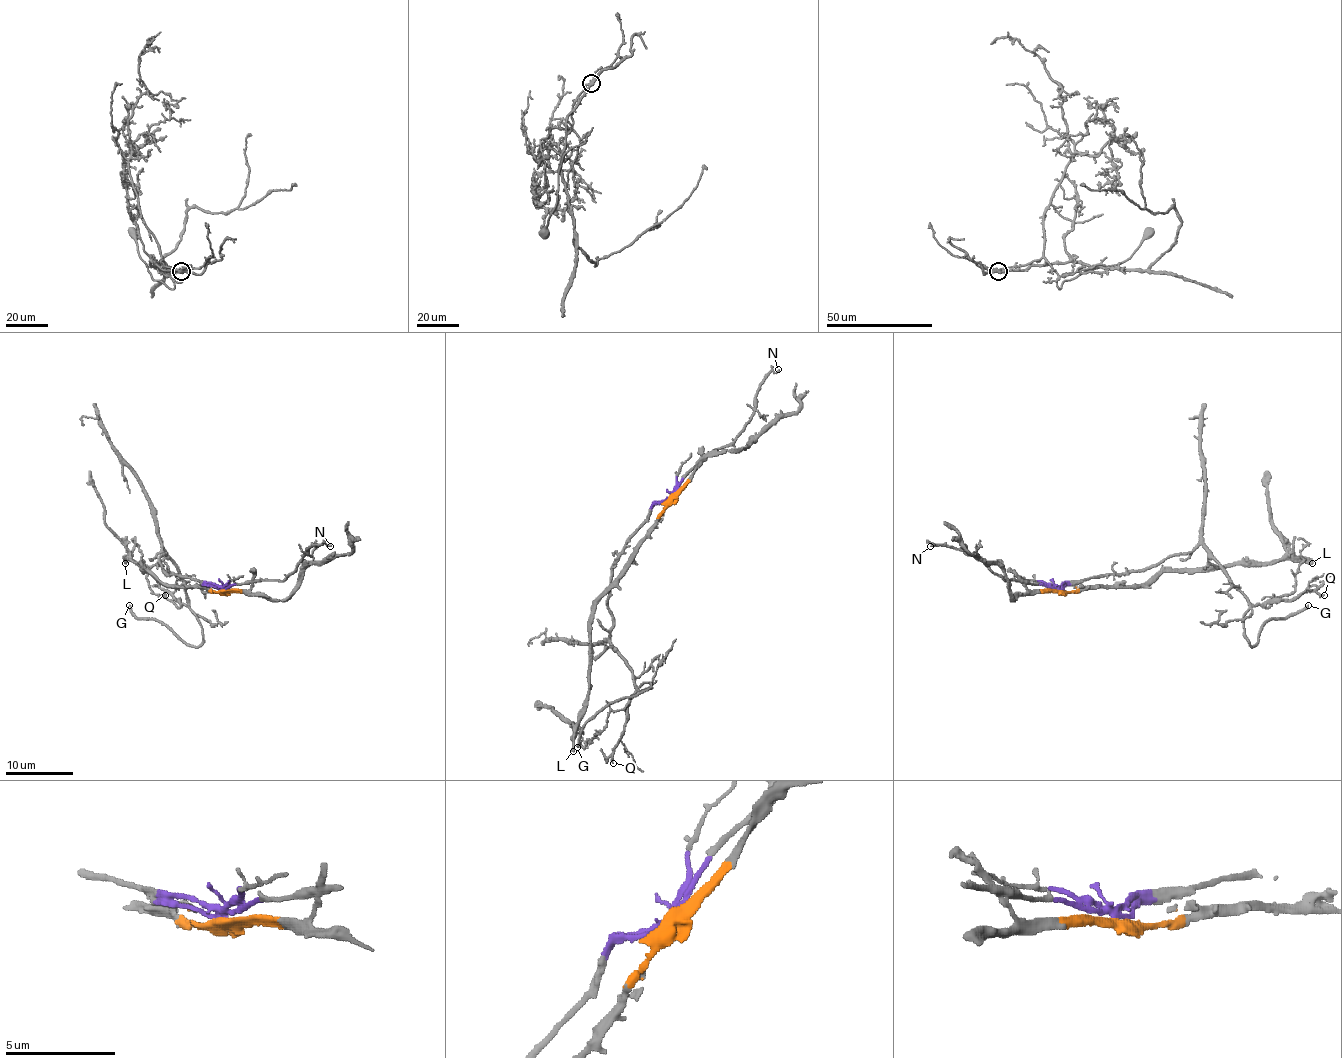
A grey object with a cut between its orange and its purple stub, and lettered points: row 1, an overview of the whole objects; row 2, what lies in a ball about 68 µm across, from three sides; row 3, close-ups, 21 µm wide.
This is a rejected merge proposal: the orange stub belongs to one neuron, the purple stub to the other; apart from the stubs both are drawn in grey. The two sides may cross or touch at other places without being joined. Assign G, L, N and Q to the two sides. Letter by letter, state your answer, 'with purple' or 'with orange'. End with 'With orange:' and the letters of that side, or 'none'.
G: with purple
L: with orange
N: with purple
Q: with purple
With orange: L

